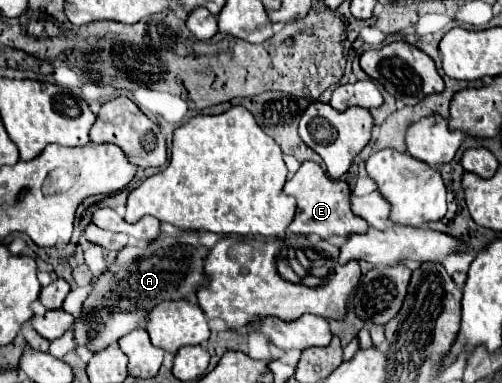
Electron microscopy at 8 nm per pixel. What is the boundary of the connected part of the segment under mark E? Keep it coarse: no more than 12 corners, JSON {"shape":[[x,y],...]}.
{"shape":[[304,161],[284,185],[296,235],[348,237],[368,223],[352,213],[346,181]]}

